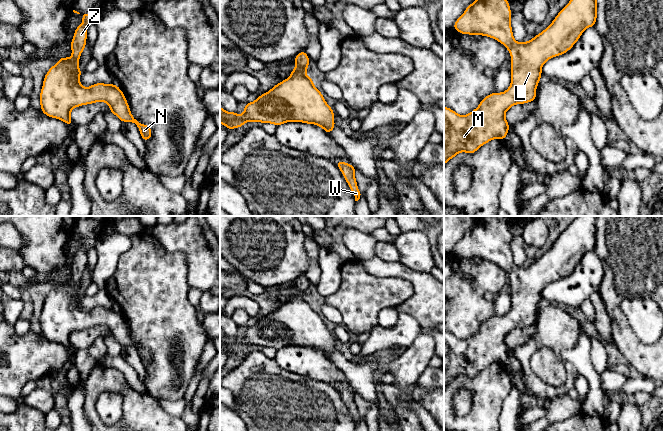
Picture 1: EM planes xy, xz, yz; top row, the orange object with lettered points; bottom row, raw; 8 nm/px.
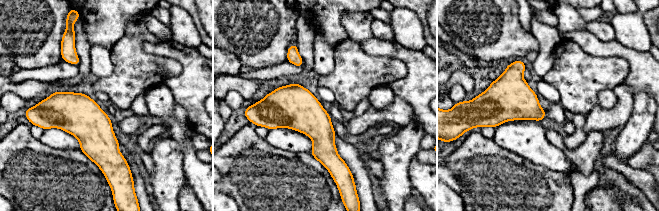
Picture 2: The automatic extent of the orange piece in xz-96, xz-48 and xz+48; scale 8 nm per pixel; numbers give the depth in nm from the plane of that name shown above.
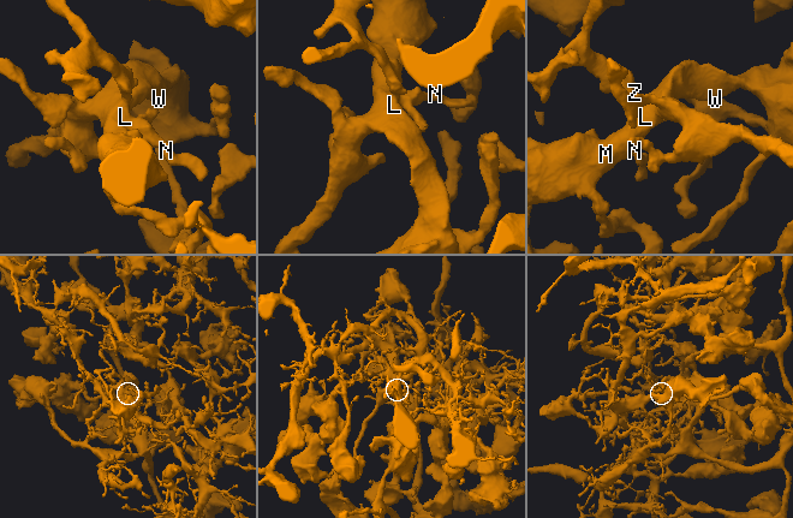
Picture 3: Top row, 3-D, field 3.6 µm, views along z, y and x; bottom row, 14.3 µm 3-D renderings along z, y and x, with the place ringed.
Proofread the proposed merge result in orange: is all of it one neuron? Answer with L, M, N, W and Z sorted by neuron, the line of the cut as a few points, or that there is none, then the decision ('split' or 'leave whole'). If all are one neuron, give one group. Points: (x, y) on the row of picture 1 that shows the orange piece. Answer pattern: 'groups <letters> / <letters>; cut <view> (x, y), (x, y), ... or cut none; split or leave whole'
groups L M N W Z; cut none; leave whole

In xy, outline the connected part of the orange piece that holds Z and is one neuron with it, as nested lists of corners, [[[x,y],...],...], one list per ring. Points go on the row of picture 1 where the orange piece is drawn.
[[[83,13],[80,14],[83,18],[83,23],[80,24],[74,31],[70,47],[72,49],[72,57],[65,58],[64,56],[58,59],[58,62],[53,65],[46,73],[43,79],[43,86],[40,92],[40,109],[48,117],[56,118],[64,121],[67,125],[72,126],[74,123],[70,117],[72,109],[88,105],[96,102],[107,102],[109,105],[109,112],[116,115],[121,122],[135,123],[140,131],[144,142],[152,137],[152,130],[147,124],[139,123],[130,113],[130,107],[126,100],[124,93],[120,90],[117,84],[95,83],[88,88],[80,84],[80,75],[83,72],[78,67],[80,55],[86,47],[87,27],[95,23],[96,14]]]

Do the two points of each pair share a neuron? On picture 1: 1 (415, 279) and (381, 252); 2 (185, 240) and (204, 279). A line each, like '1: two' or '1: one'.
1: two
2: one

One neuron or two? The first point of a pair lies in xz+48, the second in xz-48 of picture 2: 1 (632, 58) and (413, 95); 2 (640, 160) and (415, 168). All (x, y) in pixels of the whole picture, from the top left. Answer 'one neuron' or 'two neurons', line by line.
1: one neuron
2: two neurons

